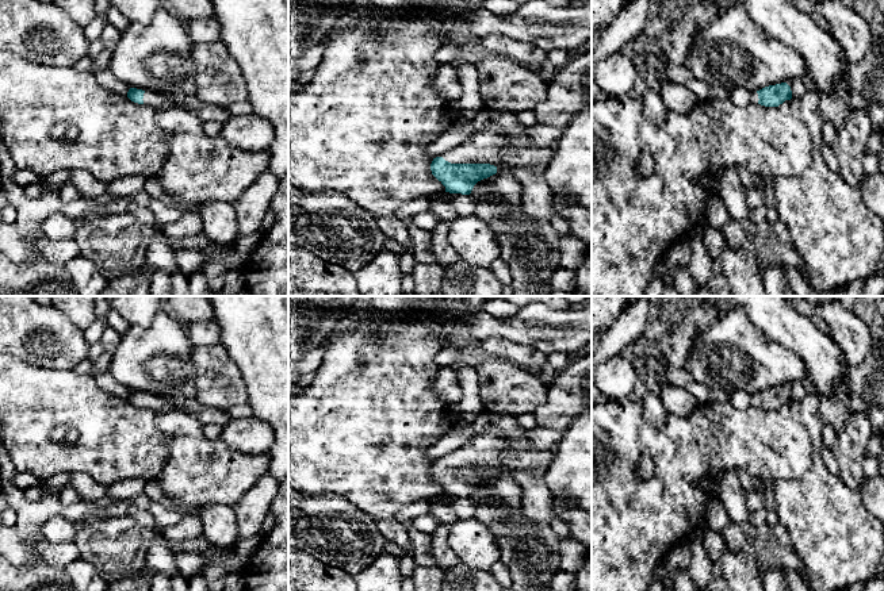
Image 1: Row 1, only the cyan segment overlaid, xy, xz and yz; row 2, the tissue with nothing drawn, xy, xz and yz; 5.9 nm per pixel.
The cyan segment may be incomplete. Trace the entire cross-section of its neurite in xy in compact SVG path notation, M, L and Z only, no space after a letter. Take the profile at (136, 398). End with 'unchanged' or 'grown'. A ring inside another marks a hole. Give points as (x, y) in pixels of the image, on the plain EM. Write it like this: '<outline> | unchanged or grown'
M130 391L127 400L138 407L149 407L156 412L180 410L196 418L202 425L219 423L227 425L231 418L227 411L215 406L204 406L196 399L152 396L137 391Z | grown

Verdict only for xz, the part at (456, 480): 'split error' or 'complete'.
split error

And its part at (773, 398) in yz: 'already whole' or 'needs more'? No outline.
needs more

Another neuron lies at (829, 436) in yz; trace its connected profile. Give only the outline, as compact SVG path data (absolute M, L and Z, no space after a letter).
M822 425L822 437L823 437L823 445L833 452L834 442L837 440L837 433L833 427L827 425Z

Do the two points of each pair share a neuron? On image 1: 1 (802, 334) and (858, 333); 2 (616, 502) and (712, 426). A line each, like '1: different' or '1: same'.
1: different
2: same

